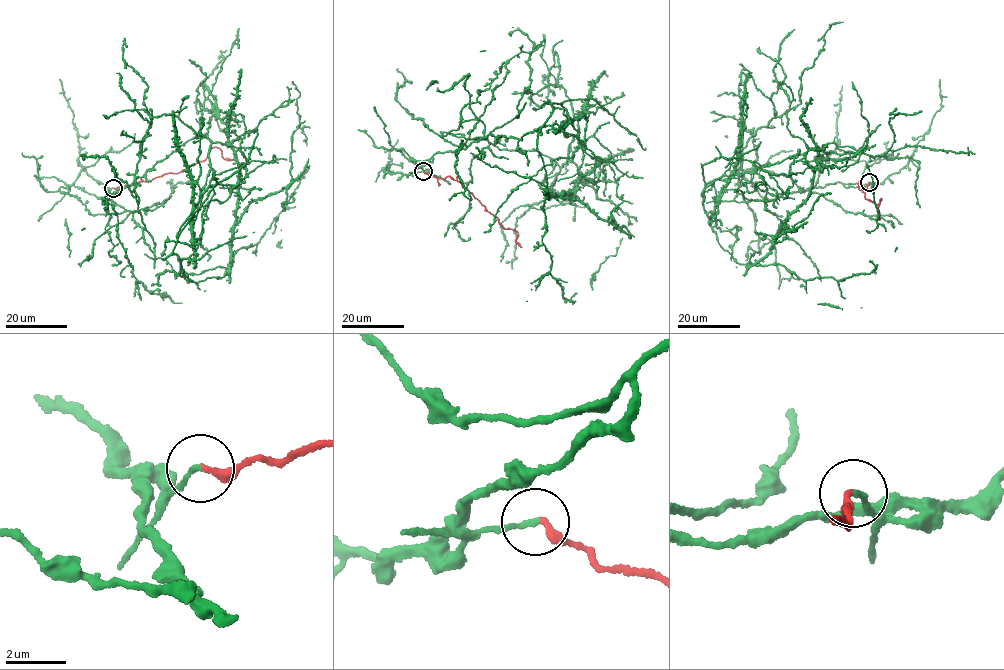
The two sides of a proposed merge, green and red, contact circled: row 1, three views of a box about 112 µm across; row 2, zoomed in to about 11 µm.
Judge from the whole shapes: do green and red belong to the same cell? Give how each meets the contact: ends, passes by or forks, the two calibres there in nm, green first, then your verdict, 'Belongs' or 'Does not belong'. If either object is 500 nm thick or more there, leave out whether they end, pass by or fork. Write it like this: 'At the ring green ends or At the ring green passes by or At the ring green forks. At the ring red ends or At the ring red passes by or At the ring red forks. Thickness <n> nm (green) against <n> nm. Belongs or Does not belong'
At the ring green ends. At the ring red ends. Thickness 180 nm (green) against 280 nm. Does not belong

